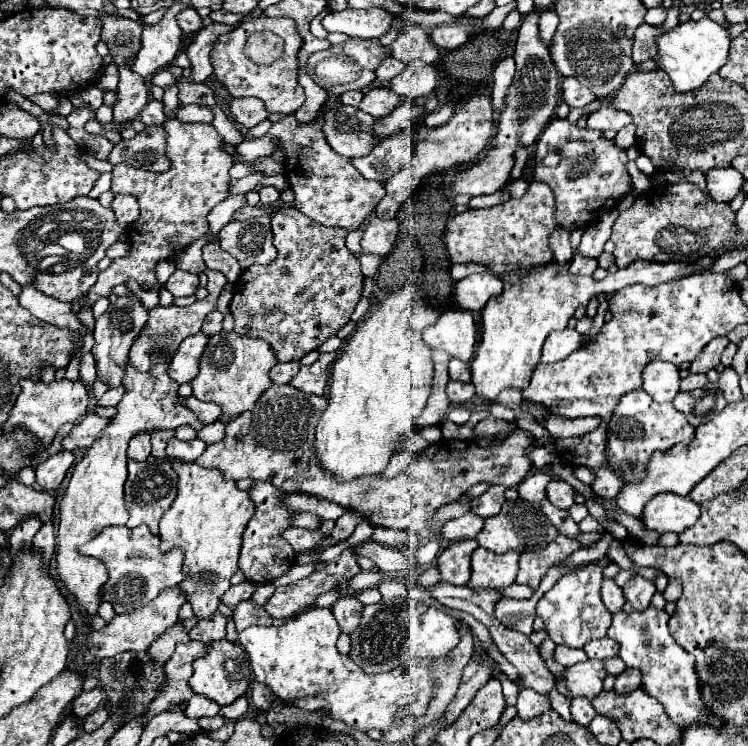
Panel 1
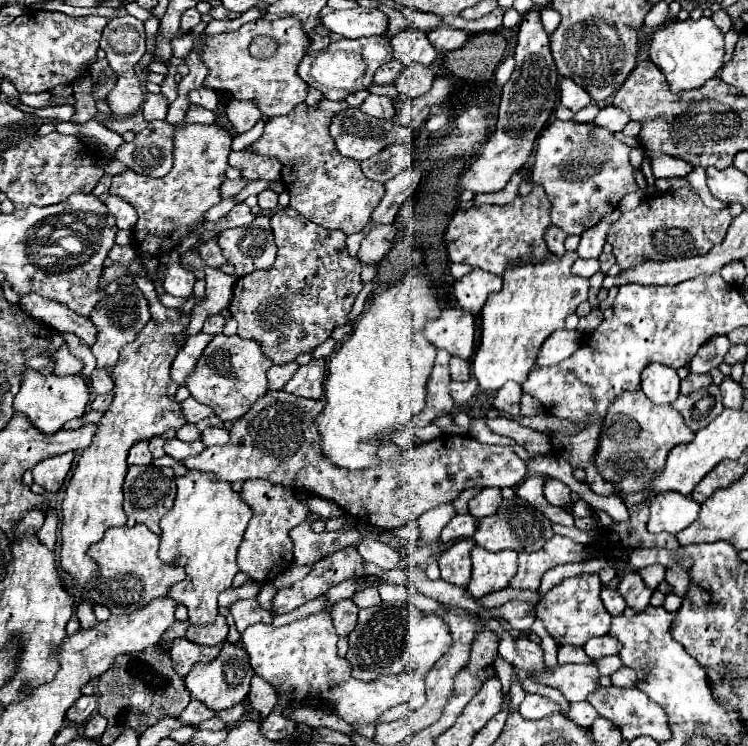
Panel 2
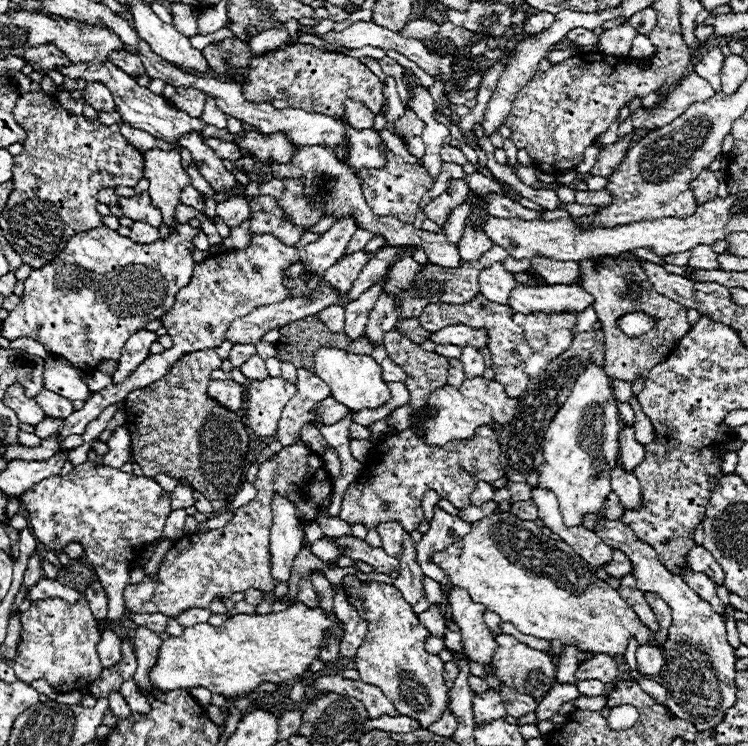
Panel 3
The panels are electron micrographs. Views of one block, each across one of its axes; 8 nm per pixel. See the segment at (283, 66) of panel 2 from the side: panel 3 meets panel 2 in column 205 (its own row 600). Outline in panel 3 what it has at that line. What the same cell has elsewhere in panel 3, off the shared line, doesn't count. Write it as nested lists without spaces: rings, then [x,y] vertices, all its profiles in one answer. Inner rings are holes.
[[[60,598],[36,600],[26,612],[22,612],[22,642],[18,656],[14,658],[14,672],[18,680],[32,682],[44,678],[56,692],[84,690],[102,672],[96,644],[100,642],[98,622],[92,616],[86,598],[76,604],[68,604]]]

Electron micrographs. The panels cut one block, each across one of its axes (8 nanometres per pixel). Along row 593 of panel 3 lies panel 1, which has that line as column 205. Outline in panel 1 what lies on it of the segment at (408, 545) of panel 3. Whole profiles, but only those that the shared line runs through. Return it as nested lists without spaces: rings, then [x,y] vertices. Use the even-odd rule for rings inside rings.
[[[194,396],[188,398],[188,408],[204,422],[204,424],[210,424],[210,422],[216,422],[220,416],[222,416],[222,410],[216,402],[204,402],[204,400],[198,400]]]

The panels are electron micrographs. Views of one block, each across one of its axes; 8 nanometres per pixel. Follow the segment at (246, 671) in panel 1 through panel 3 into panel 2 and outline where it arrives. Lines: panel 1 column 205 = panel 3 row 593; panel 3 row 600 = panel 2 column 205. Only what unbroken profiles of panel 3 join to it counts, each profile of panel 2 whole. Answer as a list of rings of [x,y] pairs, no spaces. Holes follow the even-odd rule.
[[[224,642],[222,652],[216,660],[212,660],[210,664],[194,664],[192,672],[184,678],[184,686],[190,690],[192,700],[200,700],[214,712],[220,712],[220,710],[228,710],[236,706],[238,702],[246,698],[246,694],[250,692],[252,676],[254,672],[252,672],[252,666],[248,664],[248,654],[244,652],[244,648]]]

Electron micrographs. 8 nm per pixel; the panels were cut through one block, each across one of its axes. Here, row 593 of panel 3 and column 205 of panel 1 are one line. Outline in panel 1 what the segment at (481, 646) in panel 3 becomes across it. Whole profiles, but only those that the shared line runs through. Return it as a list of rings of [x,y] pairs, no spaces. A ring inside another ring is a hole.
[[[274,384],[260,396],[252,410],[234,416],[226,424],[224,440],[208,446],[196,462],[206,468],[220,468],[228,480],[254,478],[270,482],[282,492],[312,494],[346,510],[358,510],[374,526],[412,530],[426,530],[428,520],[438,508],[458,500],[474,484],[488,482],[514,488],[532,470],[528,454],[536,448],[536,438],[530,430],[516,428],[502,444],[490,448],[462,440],[440,440],[414,456],[412,464],[392,480],[368,476],[368,480],[340,484],[330,472],[320,472],[314,456],[314,428],[324,410],[326,396],[300,392],[292,384]]]

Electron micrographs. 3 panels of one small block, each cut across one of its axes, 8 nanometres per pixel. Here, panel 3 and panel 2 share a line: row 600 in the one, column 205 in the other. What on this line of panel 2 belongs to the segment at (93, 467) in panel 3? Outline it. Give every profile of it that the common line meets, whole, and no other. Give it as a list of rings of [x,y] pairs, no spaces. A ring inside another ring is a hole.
[[[192,104],[188,114],[186,114],[186,122],[198,122],[198,124],[212,124],[216,120],[214,112],[212,110],[206,110],[202,106],[196,106]]]

